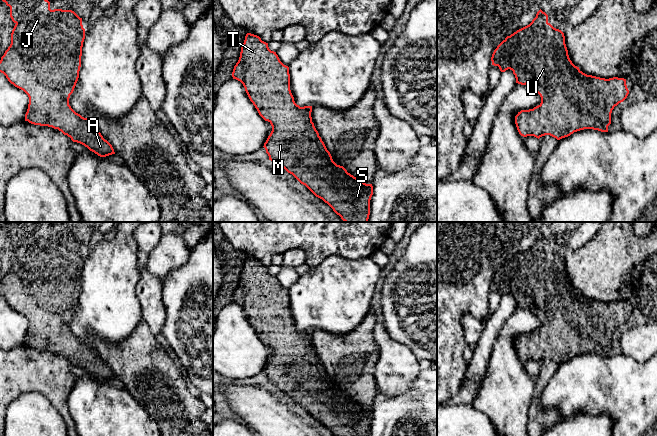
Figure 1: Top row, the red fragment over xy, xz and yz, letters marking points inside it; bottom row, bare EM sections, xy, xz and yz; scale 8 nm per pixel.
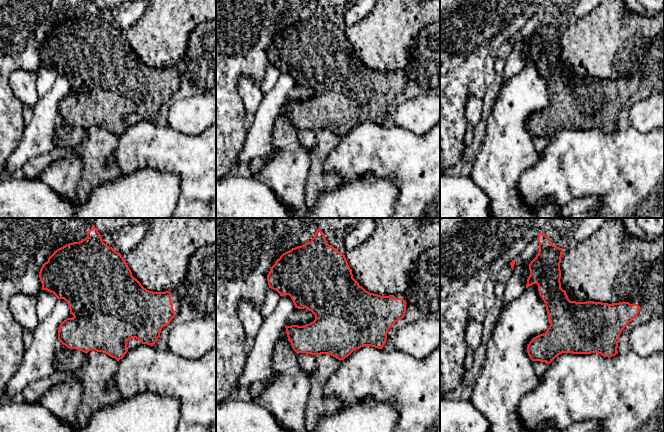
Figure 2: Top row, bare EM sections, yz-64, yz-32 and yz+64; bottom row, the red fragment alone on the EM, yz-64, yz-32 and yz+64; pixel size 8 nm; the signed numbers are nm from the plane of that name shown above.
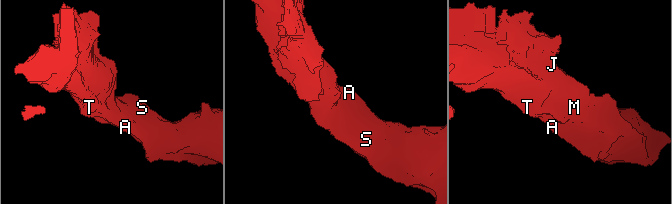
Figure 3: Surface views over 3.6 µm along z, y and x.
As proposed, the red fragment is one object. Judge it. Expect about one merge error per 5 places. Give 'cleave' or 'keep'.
keep

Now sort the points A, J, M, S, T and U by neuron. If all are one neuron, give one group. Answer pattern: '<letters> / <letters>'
A J M S T U

